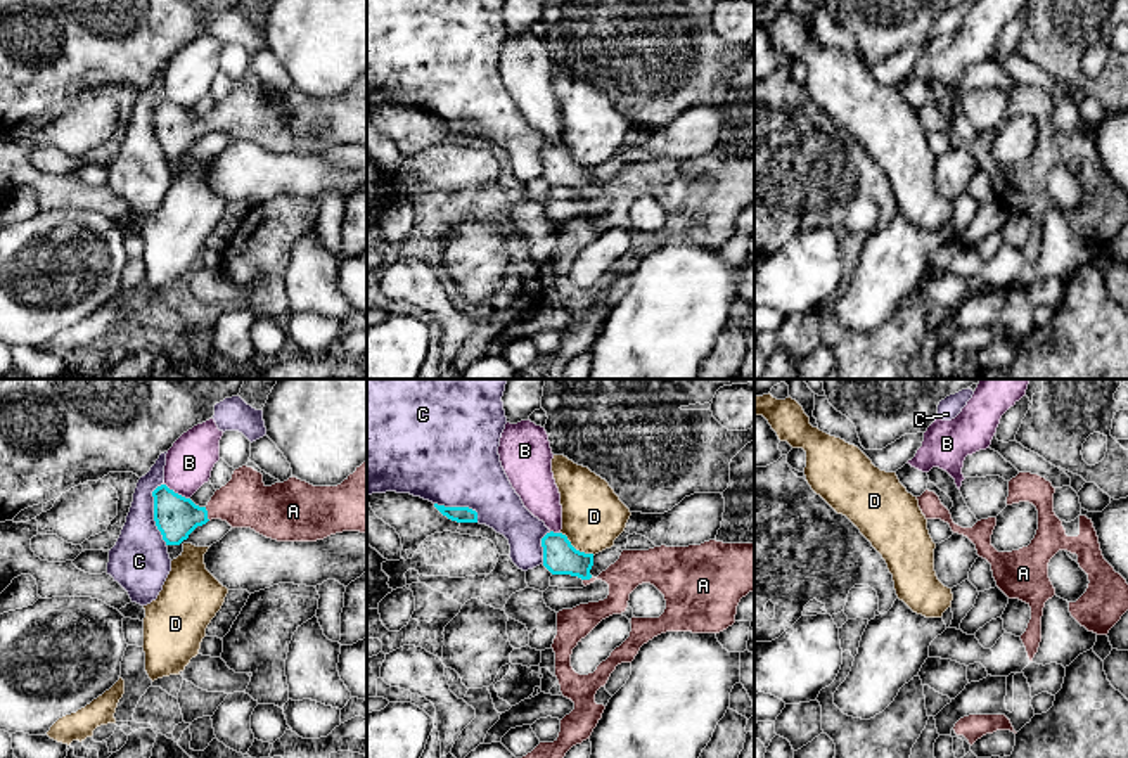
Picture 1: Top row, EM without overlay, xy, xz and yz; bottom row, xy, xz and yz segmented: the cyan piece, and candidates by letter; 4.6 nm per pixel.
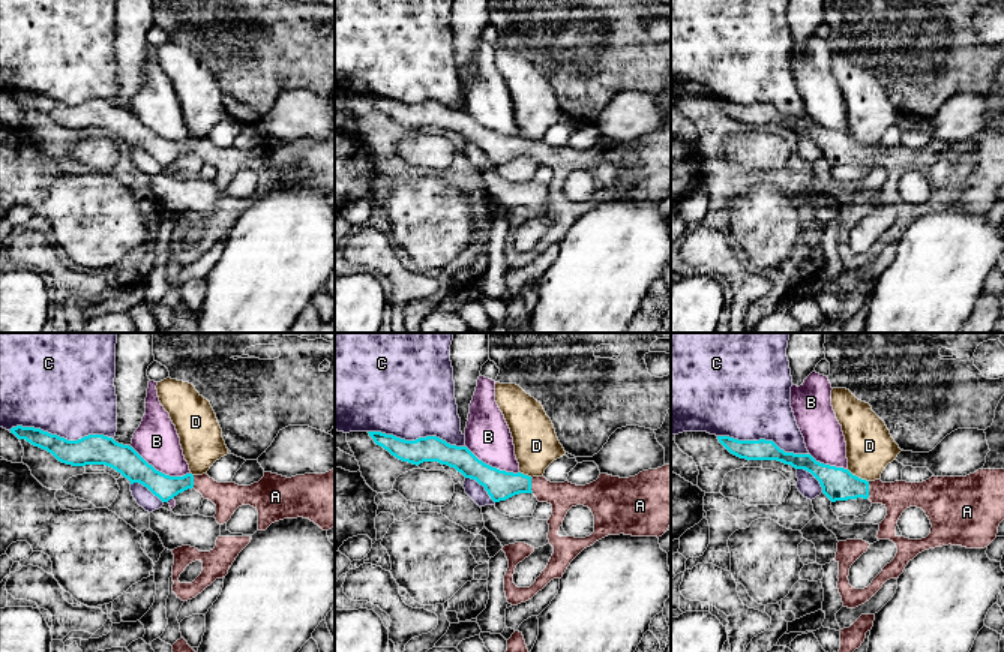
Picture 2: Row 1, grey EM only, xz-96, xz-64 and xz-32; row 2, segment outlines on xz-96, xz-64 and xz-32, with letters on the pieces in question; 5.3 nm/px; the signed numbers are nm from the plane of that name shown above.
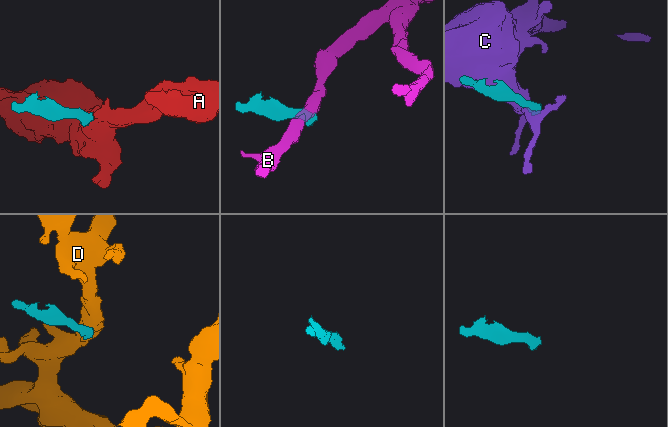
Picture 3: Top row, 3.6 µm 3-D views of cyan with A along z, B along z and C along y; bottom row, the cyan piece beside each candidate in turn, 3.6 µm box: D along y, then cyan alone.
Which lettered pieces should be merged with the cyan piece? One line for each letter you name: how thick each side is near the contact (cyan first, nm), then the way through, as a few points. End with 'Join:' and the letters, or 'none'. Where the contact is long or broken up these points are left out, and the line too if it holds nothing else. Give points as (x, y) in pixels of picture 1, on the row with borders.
A: calibres 200 and 240 nm; way xy (175, 516), (206, 514), (225, 504), (244, 502)
Join: A

